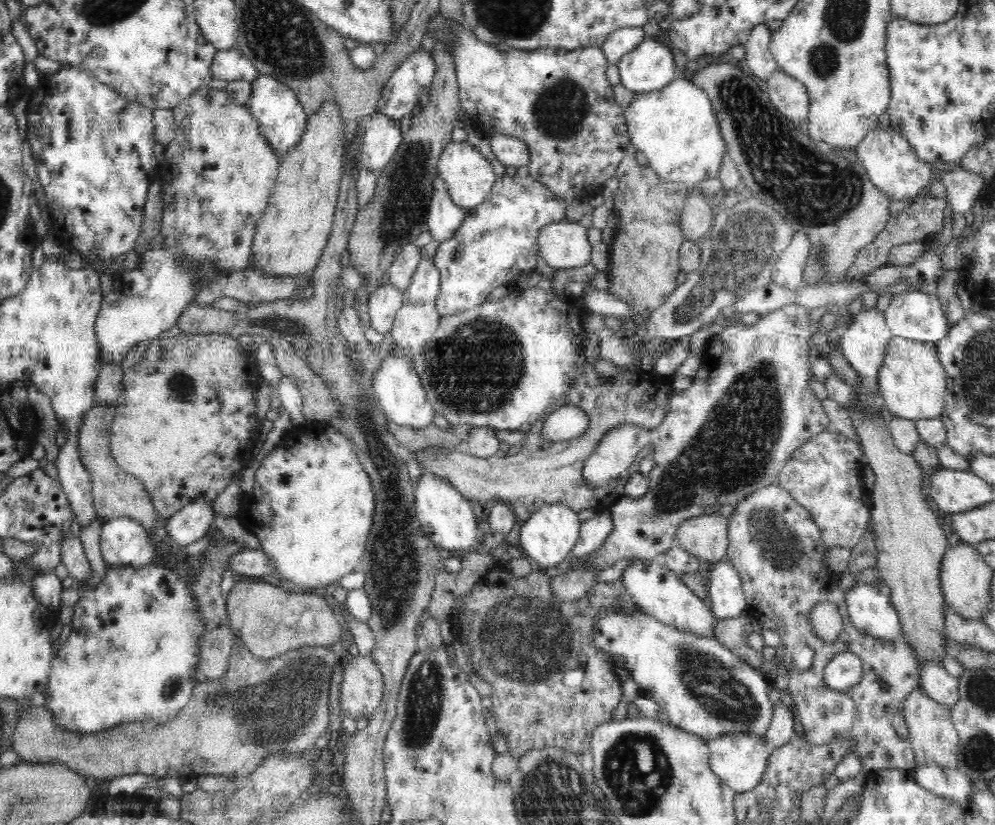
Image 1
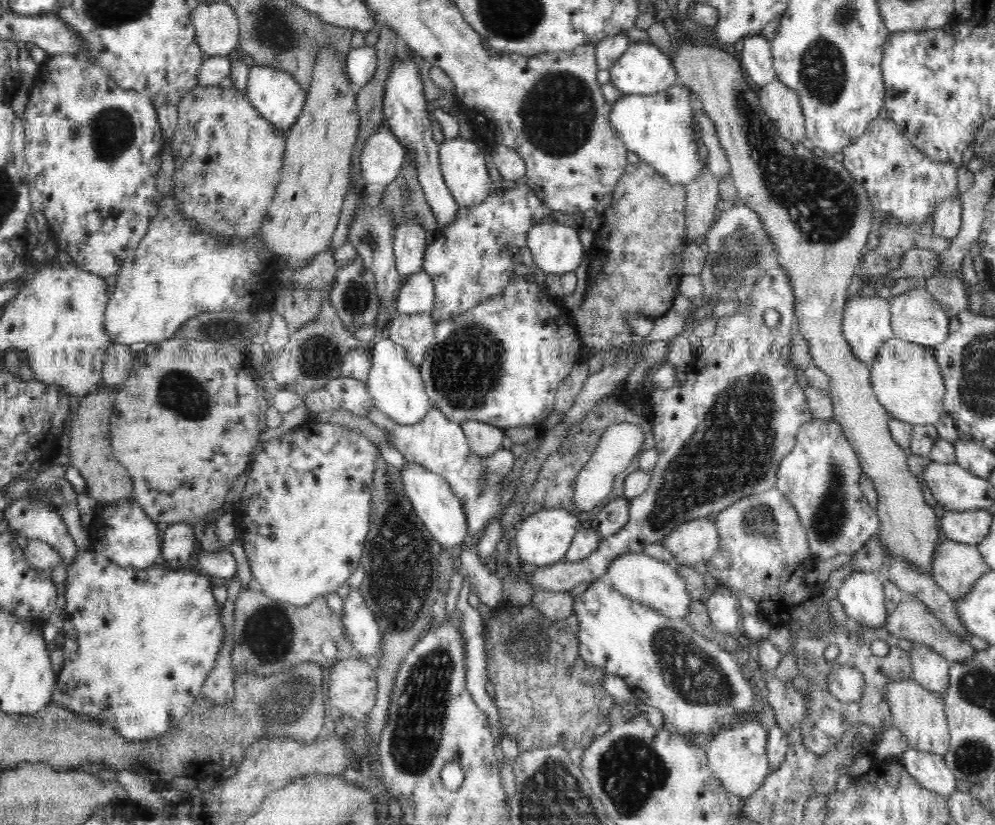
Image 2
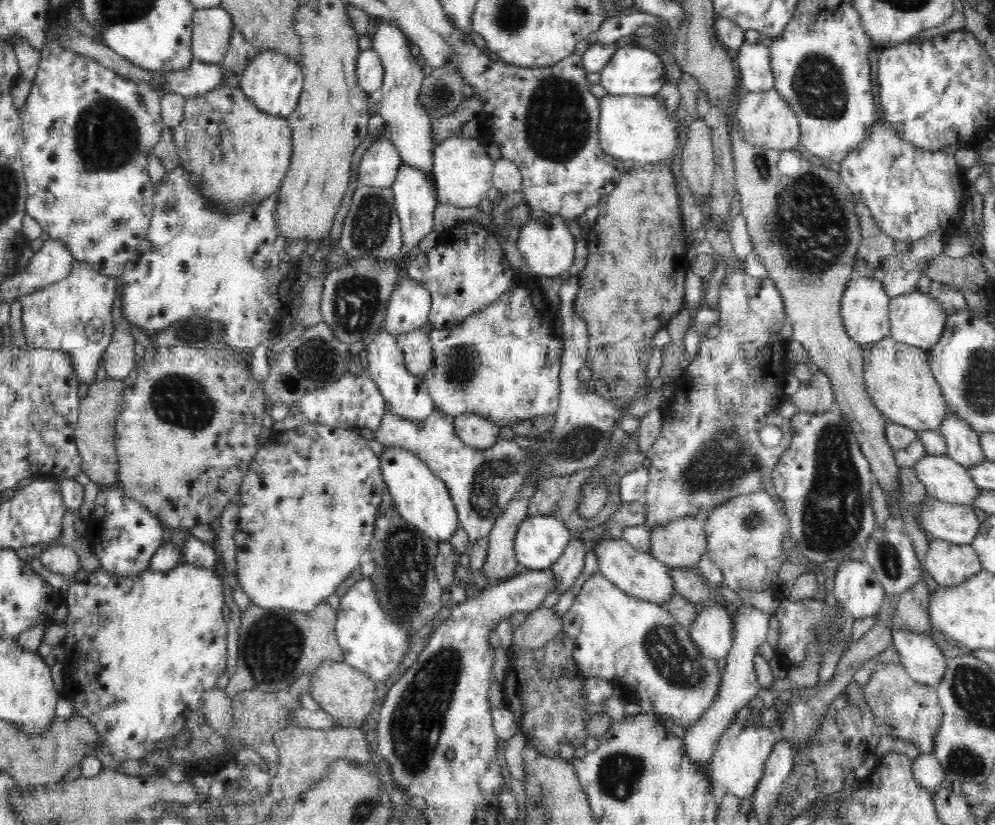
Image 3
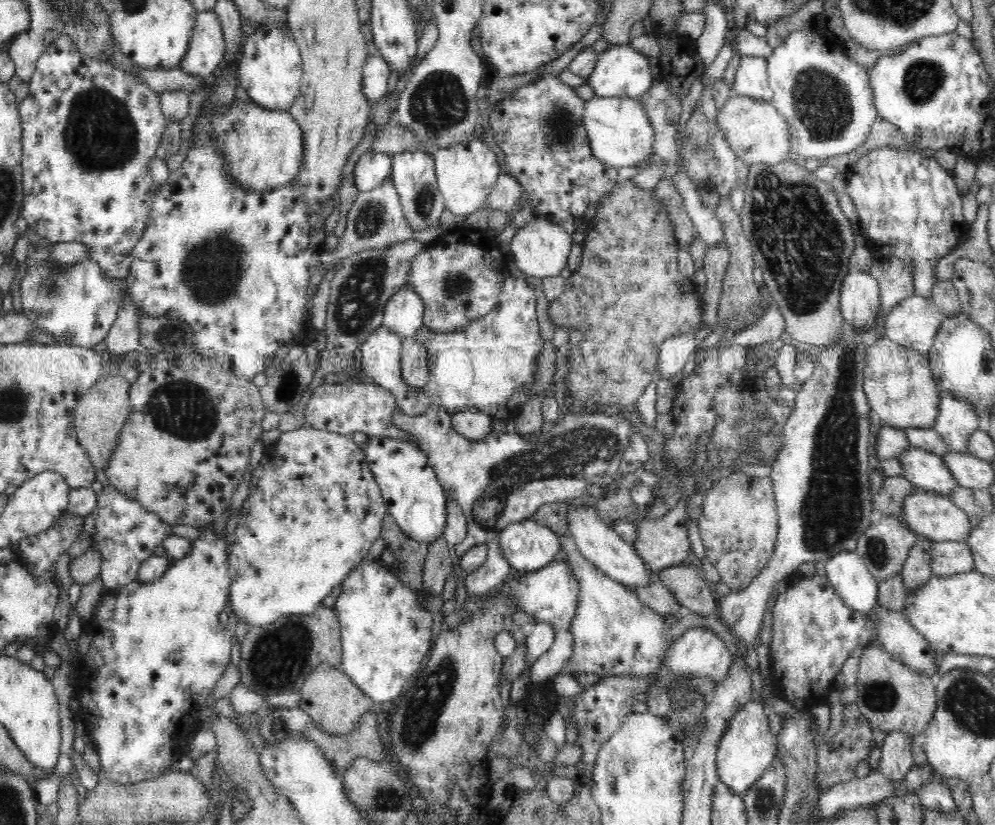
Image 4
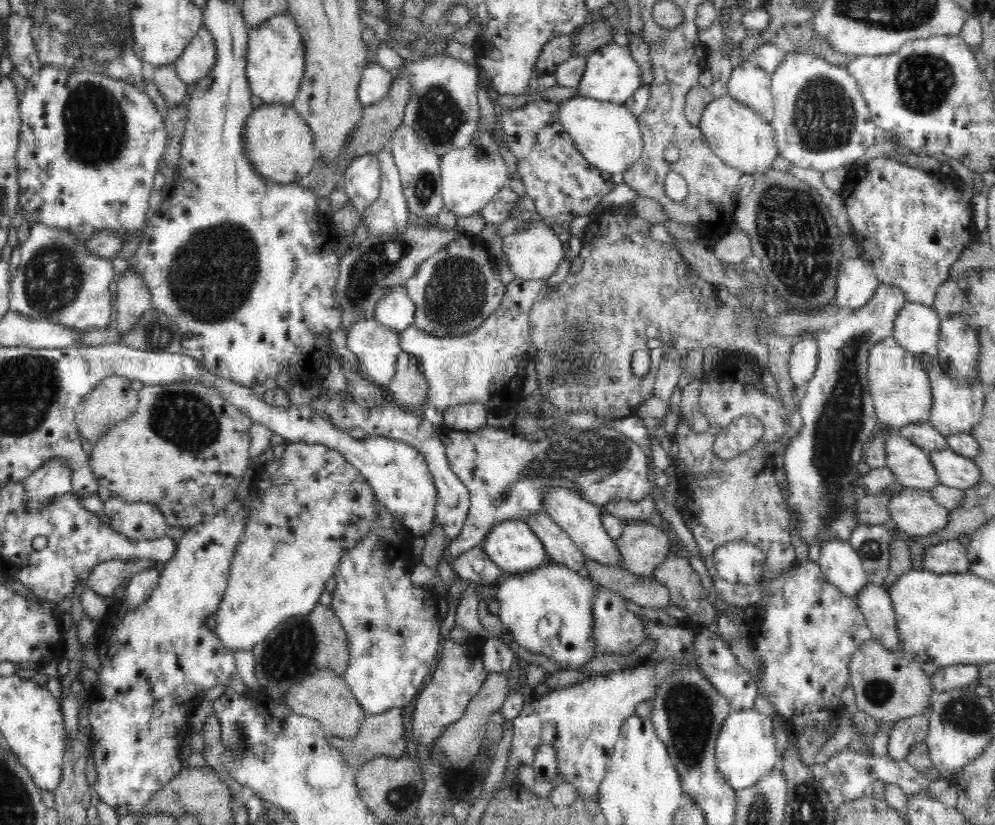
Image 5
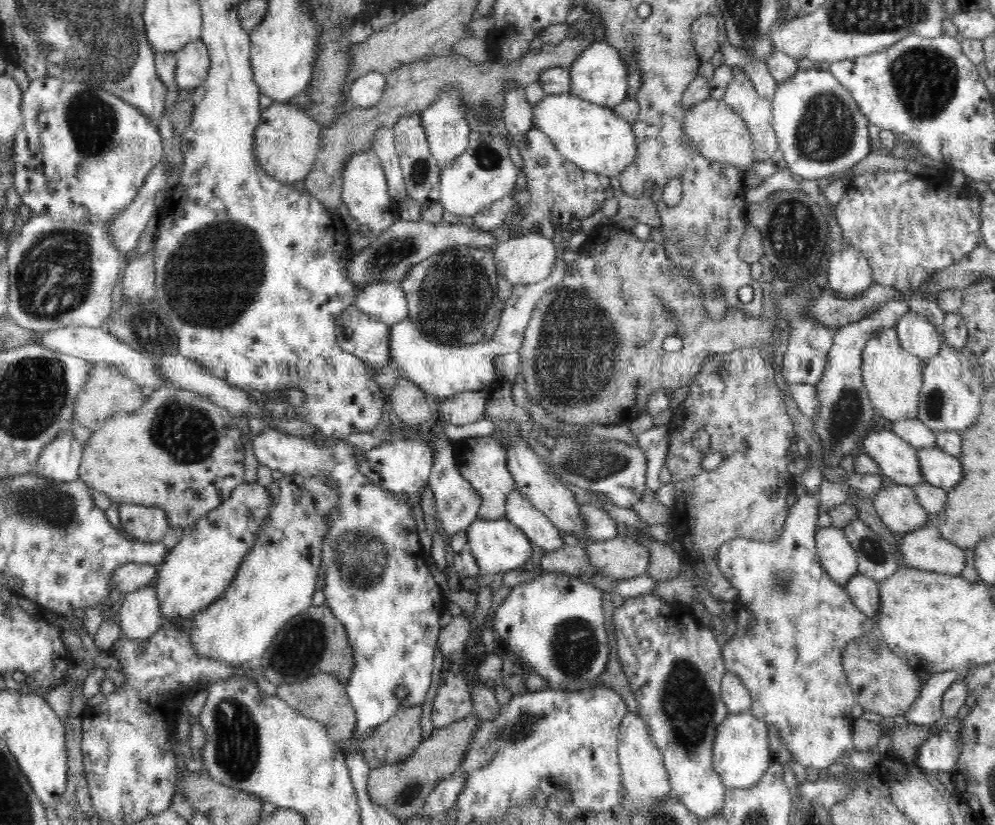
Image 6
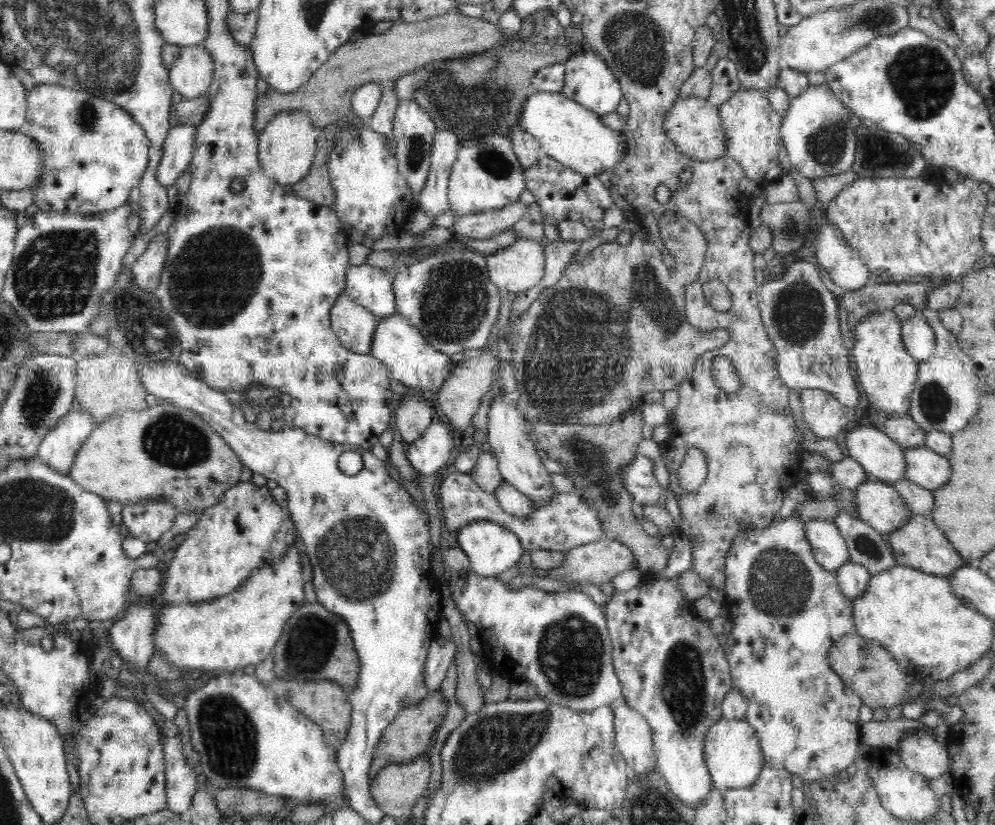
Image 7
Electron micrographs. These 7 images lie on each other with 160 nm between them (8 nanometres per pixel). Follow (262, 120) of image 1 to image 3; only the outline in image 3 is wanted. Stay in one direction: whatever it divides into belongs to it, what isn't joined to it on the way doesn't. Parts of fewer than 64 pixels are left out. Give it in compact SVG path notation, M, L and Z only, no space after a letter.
M273 50L255 52L244 74L239 77L239 88L262 111L286 118L298 104L303 90L304 74L296 59Z

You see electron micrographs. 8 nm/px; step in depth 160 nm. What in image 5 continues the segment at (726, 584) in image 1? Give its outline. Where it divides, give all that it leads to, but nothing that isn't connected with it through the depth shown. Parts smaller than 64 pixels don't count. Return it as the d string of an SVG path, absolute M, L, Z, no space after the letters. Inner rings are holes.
M704 626L694 642L694 647L696 647L696 652L694 652L696 667L700 667L704 677L714 685L714 688L724 698L728 699L732 710L754 708L754 702L756 702L756 696L758 696L757 685L752 675L738 663L738 660L730 651L729 642L724 641L720 634L710 632ZM673 658L662 662L650 661L631 670L598 674L572 686L528 699L520 714L513 718L506 771L518 775L520 766L532 766L538 746L547 744L556 751L563 782L575 786L580 798L598 803L598 788L606 777L623 720L635 714L634 708L639 702L655 696L657 686L663 683L674 663Z

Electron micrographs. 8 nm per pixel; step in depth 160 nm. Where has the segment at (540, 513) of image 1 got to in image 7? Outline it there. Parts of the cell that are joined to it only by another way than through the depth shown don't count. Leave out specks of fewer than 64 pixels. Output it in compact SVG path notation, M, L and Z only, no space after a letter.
M480 520L472 522L457 531L456 545L461 549L470 560L470 571L476 575L493 577L516 566L519 562L524 549L520 539L506 528L497 523Z

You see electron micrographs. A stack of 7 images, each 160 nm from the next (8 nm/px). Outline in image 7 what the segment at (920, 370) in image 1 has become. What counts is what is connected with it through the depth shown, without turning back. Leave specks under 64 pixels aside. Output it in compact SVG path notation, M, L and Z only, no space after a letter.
M884 309L864 317L852 331L855 341L849 350L851 363L872 409L890 412L890 416L908 414L911 394L918 380L918 361L903 345L901 320L893 309Z

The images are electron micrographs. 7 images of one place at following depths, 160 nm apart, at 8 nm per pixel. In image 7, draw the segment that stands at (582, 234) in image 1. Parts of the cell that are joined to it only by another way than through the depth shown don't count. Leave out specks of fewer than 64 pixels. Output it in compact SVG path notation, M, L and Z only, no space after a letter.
M520 238L485 257L492 284L511 294L528 291L544 276L544 243Z

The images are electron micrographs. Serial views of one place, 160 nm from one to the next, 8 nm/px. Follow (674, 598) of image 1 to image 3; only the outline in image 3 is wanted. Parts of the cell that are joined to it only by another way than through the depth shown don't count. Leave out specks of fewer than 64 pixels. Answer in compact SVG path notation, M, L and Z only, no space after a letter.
M621 538L599 540L595 548L599 573L630 596L658 603L661 606L664 601L676 595L670 576L671 569L649 553L636 550Z

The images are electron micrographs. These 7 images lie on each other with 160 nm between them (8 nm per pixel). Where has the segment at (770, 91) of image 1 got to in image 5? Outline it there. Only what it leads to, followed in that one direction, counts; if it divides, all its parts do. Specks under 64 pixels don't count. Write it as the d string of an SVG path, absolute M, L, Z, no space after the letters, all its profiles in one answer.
M729 95L713 98L703 110L697 127L712 153L742 173L752 175L766 172L780 156L772 124L765 122L758 112Z

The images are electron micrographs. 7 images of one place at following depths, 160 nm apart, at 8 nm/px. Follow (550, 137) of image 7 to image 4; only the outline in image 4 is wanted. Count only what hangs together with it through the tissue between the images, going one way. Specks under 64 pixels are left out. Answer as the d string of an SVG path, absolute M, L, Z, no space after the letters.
M595 96L585 102L582 120L592 155L600 163L619 169L638 165L654 156L654 142L658 133L651 127L637 98Z

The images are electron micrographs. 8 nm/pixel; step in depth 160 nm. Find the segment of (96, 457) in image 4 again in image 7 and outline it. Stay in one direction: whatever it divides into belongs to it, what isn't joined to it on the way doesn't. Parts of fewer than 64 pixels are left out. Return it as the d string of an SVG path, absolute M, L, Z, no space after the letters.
M105 352L101 355L76 358L76 361L75 407L90 413L97 423L101 423L116 412L141 411L147 408L148 392L140 379L140 369L133 360L121 353Z

